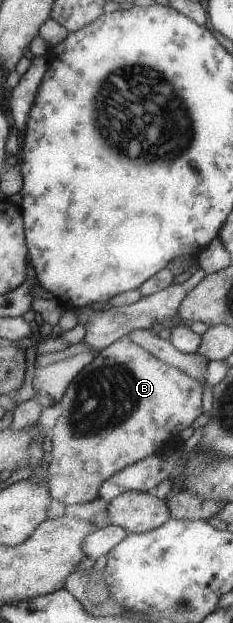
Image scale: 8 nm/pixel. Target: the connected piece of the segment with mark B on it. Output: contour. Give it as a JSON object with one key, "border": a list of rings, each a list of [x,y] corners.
{"border":[[[127,338],[106,346],[75,374],[59,400],[63,412],[49,432],[53,442],[46,481],[50,498],[63,502],[65,506],[98,498],[103,482],[125,469],[125,466],[131,466],[157,452],[159,444],[165,446],[169,440],[173,442],[181,430],[191,426],[191,422],[203,412],[201,392],[203,386],[199,380],[187,376],[183,370],[171,364],[161,362],[151,352],[129,342]]]}

